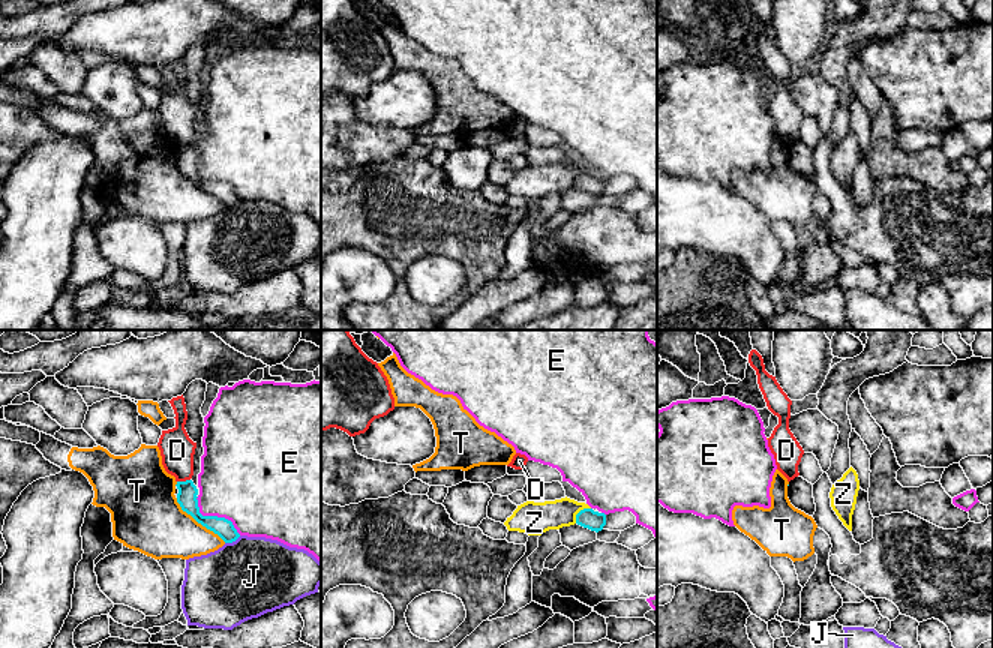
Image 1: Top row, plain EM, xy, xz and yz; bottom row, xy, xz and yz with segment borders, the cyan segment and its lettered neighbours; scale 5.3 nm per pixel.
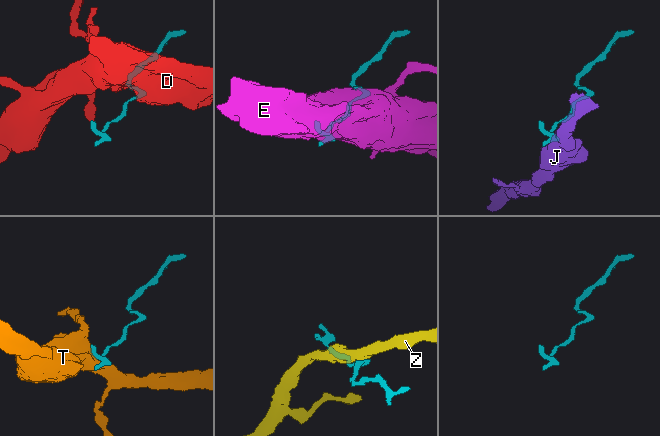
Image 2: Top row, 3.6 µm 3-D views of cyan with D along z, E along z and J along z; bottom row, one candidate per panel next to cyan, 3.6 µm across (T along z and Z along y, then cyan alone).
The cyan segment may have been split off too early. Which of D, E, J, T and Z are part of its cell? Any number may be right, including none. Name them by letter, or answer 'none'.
none

